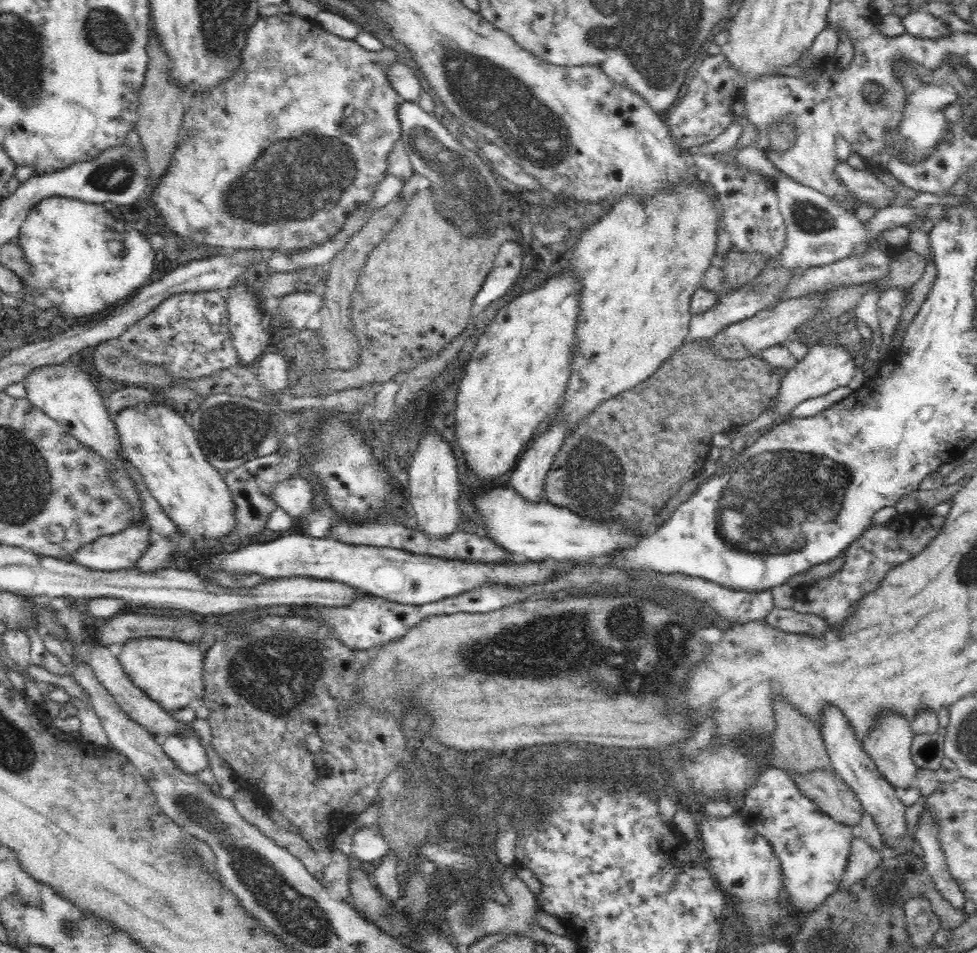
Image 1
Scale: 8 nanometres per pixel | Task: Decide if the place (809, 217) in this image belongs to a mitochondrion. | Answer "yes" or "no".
yes

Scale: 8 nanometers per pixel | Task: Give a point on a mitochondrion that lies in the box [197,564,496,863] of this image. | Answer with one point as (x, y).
(277, 670)

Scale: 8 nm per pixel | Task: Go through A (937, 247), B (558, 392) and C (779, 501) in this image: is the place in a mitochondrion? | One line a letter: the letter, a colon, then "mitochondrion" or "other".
A: other
B: other
C: mitochondrion

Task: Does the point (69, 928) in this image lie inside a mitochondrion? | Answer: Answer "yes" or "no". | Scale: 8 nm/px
yes

